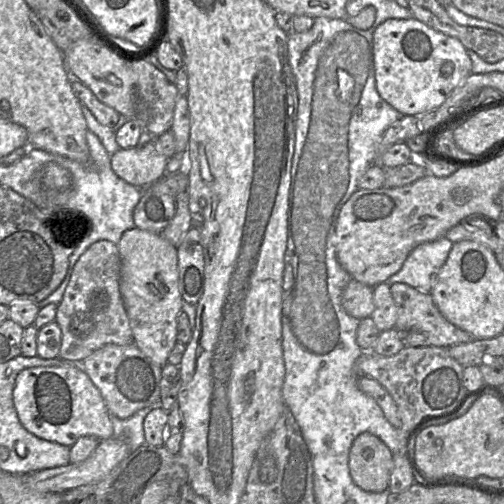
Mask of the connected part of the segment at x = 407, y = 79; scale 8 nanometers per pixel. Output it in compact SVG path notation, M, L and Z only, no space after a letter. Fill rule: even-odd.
M414 17L388 19L373 33L376 89L381 98L403 116L438 108L470 74L467 49L456 38L429 28Z

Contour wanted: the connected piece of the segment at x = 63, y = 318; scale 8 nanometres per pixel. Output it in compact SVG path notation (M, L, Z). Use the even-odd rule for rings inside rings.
M99 240L80 256L57 306L55 322L62 334L60 358L82 362L107 344L134 344L129 318L120 294L120 272L119 250L111 241Z

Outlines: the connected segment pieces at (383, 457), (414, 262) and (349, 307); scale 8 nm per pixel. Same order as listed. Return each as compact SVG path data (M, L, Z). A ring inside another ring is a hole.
M363 432L353 441L348 457L352 481L367 492L388 490L393 471L393 454L377 436Z
M441 237L415 247L406 258L401 269L385 281L407 284L421 293L430 293L435 276L444 265L453 242Z
M351 279L344 289L342 306L347 314L359 320L371 317L374 305L372 287Z

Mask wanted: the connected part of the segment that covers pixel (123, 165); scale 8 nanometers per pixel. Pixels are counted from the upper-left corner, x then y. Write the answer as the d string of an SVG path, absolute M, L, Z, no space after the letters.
M153 139L143 146L120 148L111 155L110 163L119 178L137 188L146 188L165 175L168 159L157 152Z

